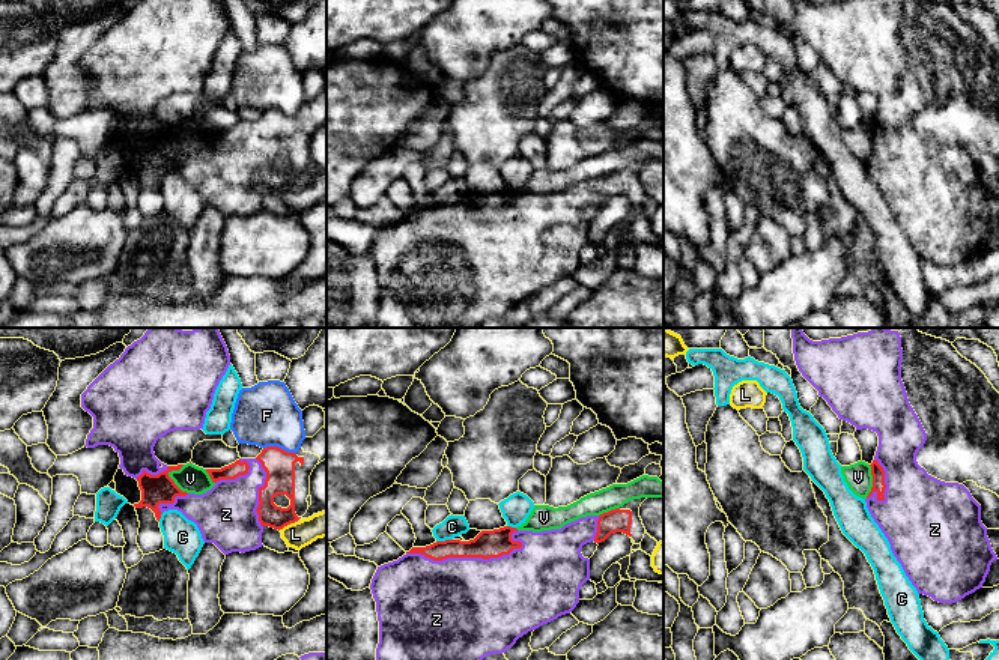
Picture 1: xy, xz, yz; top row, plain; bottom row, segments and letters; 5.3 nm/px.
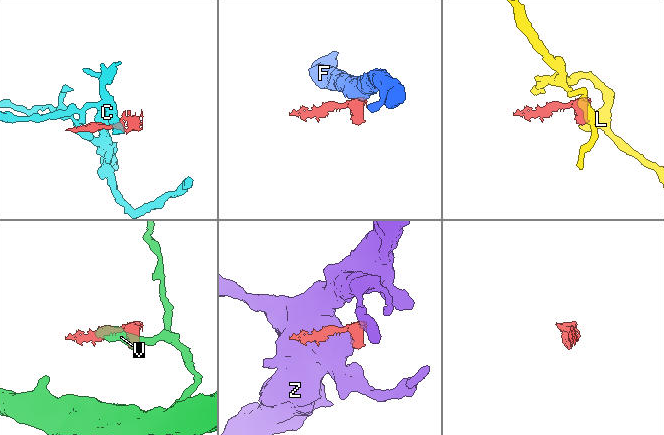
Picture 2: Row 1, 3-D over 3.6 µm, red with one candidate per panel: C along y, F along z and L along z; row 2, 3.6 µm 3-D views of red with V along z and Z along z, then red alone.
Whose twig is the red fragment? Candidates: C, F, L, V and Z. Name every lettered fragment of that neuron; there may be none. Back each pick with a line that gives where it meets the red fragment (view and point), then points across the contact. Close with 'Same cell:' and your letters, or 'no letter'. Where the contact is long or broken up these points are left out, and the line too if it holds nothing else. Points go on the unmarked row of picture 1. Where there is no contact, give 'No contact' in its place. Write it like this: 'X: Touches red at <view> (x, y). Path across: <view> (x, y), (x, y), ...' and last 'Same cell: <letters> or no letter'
Z: Touches red at xz (465, 220)
Same cell: Z

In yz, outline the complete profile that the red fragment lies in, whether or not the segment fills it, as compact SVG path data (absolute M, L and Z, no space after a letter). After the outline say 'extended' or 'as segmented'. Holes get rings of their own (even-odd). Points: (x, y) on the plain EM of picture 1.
M901 0L791 2L799 35L838 81L879 99L870 128L873 150L865 165L918 257L939 266L955 266L982 251L997 219L981 185L981 168L963 147L940 144L916 125L927 96L901 44Z | extended

